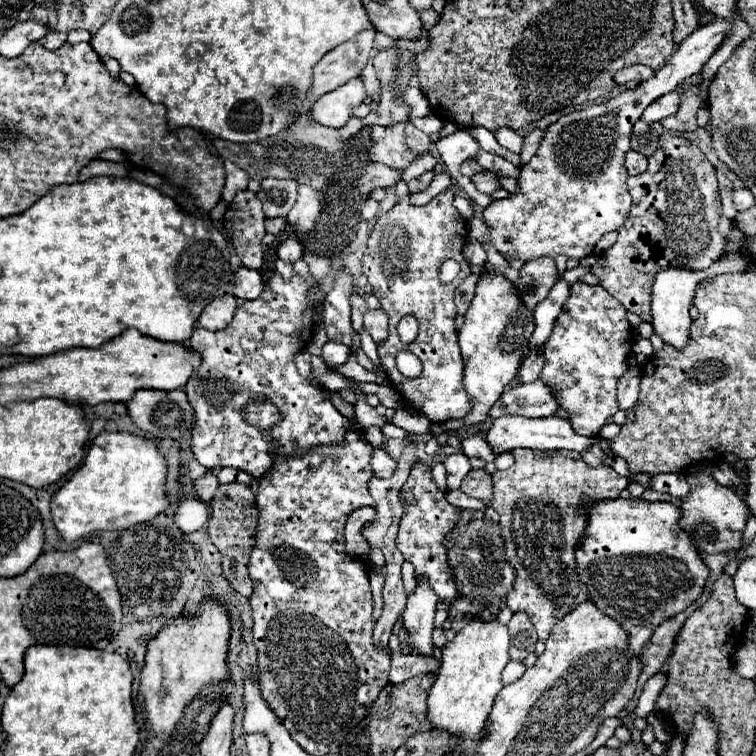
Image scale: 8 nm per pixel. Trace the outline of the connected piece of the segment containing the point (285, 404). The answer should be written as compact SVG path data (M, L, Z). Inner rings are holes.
M275 273L265 289L269 289L269 297L261 295L255 301L245 301L241 307L237 307L235 317L229 327L221 331L209 331L209 329L195 329L191 335L191 351L195 351L201 357L199 369L189 377L185 385L187 399L195 413L195 425L193 425L193 443L191 451L195 453L197 461L207 467L209 471L219 471L223 467L235 467L241 471L247 471L253 477L263 477L271 465L273 465L273 447L283 449L285 455L289 455L295 447L299 449L311 449L321 443L341 443L347 429L361 429L357 421L351 421L343 417L331 403L329 391L321 385L311 385L305 381L293 363L293 357L307 347L313 327L315 327L315 313L321 309L325 295L321 289L317 289L315 295L309 295L309 291L319 285L315 277L299 277L293 273L289 281L285 281L279 273ZM259 399L269 399L281 413L281 421L291 421L291 425L275 425L271 429L257 429L255 425L247 423L243 419L243 409Z

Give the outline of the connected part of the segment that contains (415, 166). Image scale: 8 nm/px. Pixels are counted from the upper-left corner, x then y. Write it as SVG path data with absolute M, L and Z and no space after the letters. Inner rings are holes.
M423 153L423 155L419 155L419 157L403 171L403 181L411 181L411 179L419 177L419 175L423 175L425 171L431 171L435 165L437 165L437 159L435 159L431 153Z

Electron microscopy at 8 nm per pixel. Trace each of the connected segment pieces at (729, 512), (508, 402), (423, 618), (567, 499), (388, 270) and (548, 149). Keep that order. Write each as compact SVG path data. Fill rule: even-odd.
M707 471L705 473L689 473L687 483L691 487L691 495L683 499L681 505L681 527L691 535L695 545L703 553L729 553L739 551L745 547L743 543L743 529L749 519L749 507L745 501L741 501L733 489L721 487Z
M541 381L519 385L517 389L507 389L499 401L491 407L489 417L521 415L521 417L551 417L559 407L551 389Z
M415 575L417 587L407 599L407 607L403 611L403 625L409 631L409 643L411 647L421 655L433 655L433 617L435 617L435 605L437 595L427 583L425 577Z
M513 451L515 465L505 471L495 471L493 483L495 493L489 503L479 501L481 507L493 505L493 509L501 517L515 517L515 533L505 533L505 555L507 561L515 569L515 583L513 589L507 595L507 607L511 611L527 611L529 619L533 621L539 641L545 641L549 637L551 627L563 619L567 613L571 613L579 603L589 599L587 587L581 583L579 575L575 573L575 549L579 547L579 541L583 537L583 531L587 527L587 515L583 511L585 499L591 501L607 501L617 499L619 493L629 485L629 481L621 475L617 475L609 465L589 467L577 451Z
M445 189L425 207L411 205L409 199L399 201L393 209L379 215L375 229L367 239L367 251L363 253L363 275L373 287L373 295L379 299L381 309L389 317L391 335L387 343L379 347L379 359L401 397L405 397L413 409L427 415L433 423L463 419L471 411L471 401L463 387L463 359L457 343L457 311L453 303L453 293L471 273L471 267L463 259L467 223L455 209L453 197L455 191ZM447 259L455 259L461 265L461 273L451 283L441 283L439 267ZM405 315L413 315L419 323L419 335L413 343L403 343L395 331L397 323ZM401 349L419 357L423 363L421 377L409 379L397 371L395 355Z
M715 19L695 29L677 47L673 59L637 89L627 89L599 105L563 115L557 123L549 125L535 157L521 167L517 179L519 191L503 201L493 201L483 211L483 221L491 229L491 241L497 251L501 255L519 255L523 261L557 257L559 253L565 253L569 259L583 259L593 253L601 235L619 229L631 207L625 153L631 149L633 123L641 119L643 111L655 99L671 93L687 77L699 73L729 29L731 23L725 19Z

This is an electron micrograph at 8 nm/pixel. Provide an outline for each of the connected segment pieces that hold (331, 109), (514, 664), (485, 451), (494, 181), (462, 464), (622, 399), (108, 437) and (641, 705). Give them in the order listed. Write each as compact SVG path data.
M351 79L351 83L339 87L339 91L331 91L331 93L323 95L311 107L311 119L315 123L323 123L323 127L339 129L351 117L353 107L361 105L365 101L365 97L367 97L367 93L365 93L361 79Z
M509 661L507 663L507 667L503 669L503 683L505 685L511 685L511 683L515 683L517 679L521 679L523 677L523 673L525 673L525 663L523 661Z
M471 435L471 437L461 439L461 447L467 457L481 457L485 461L493 461L497 457L493 449L487 447L487 441L481 435Z
M481 171L481 173L473 175L471 181L473 181L473 185L477 187L477 191L481 191L481 193L485 193L485 195L491 195L491 193L495 193L497 189L501 189L499 177L501 177L501 175L495 173L495 171Z
M455 453L455 455L447 455L445 469L447 469L447 485L449 485L449 489L459 489L461 481L465 479L467 471L471 469L471 465L469 465L469 459L463 453Z
M641 367L627 369L617 383L617 397L621 409L631 409L639 399L639 383L641 383Z
M103 431L93 439L85 463L53 495L53 523L67 543L75 543L93 531L127 529L151 521L169 507L165 481L167 459L159 453L155 439L125 431Z
M659 671L645 687L643 687L643 693L639 697L639 703L637 703L637 709L633 711L633 717L647 717L653 709L655 709L655 701L659 697L659 693L663 691L667 683L667 673Z

